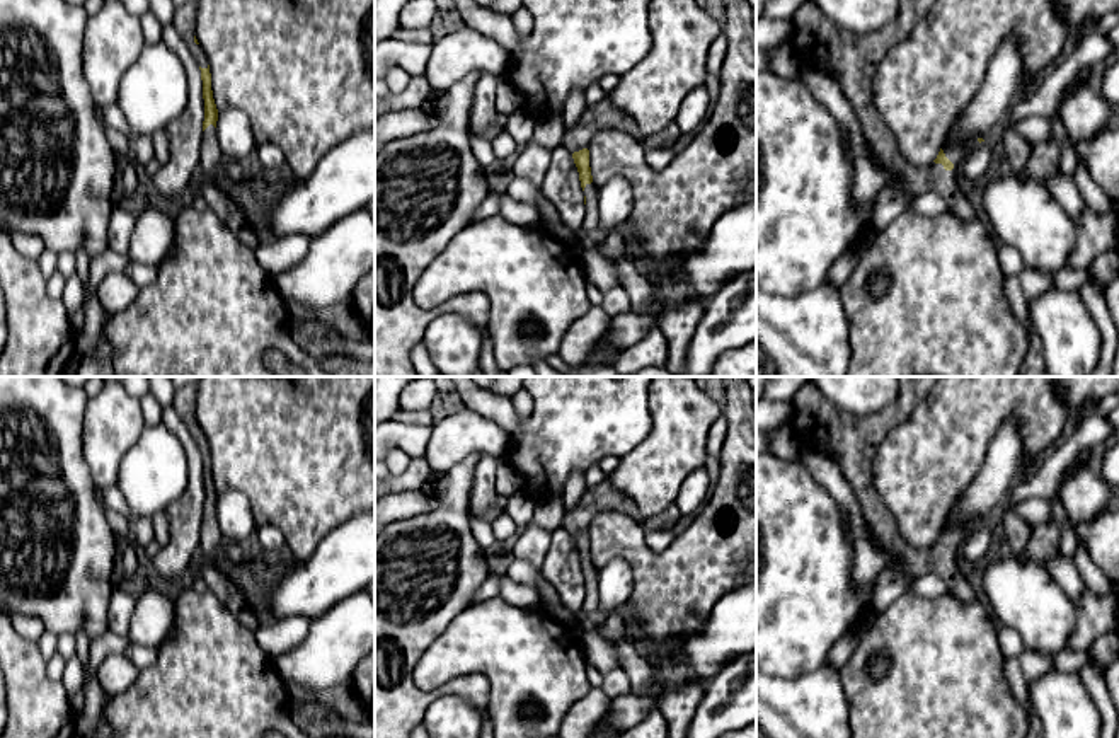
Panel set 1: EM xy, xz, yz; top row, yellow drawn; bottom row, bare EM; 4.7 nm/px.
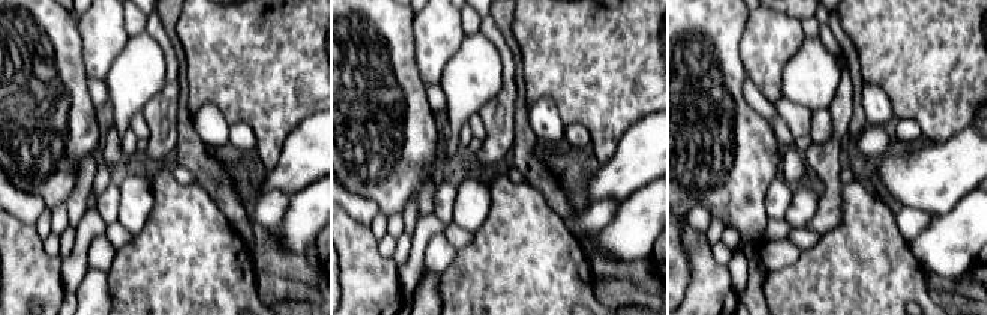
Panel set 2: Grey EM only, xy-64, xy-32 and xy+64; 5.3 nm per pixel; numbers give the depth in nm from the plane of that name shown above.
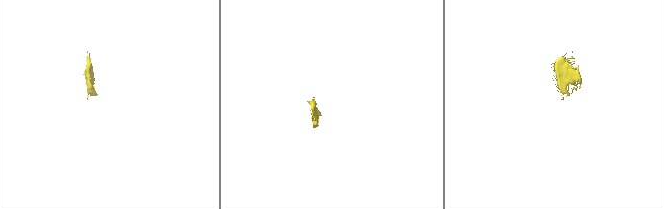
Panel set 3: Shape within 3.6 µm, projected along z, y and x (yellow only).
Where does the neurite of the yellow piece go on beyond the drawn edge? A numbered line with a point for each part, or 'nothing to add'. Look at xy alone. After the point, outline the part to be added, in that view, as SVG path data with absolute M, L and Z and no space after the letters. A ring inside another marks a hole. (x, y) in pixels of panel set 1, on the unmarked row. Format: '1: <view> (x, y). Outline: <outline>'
1: xy (217, 582). Outline: M209 506L201 518L201 544L196 559L196 571L211 591L230 612L233 612L252 631L259 620L238 586L216 566L225 539L218 527L218 511Z

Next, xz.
1: xz (603, 496). Outline: M603 481L594 487L588 487L581 501L574 508L565 510L562 528L571 535L588 530L591 520L598 513L608 510L640 520L637 503L622 491L615 489L608 481Z

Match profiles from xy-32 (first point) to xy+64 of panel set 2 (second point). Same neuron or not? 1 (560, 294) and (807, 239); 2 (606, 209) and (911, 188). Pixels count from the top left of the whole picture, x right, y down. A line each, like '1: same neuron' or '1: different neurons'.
1: different neurons
2: different neurons

